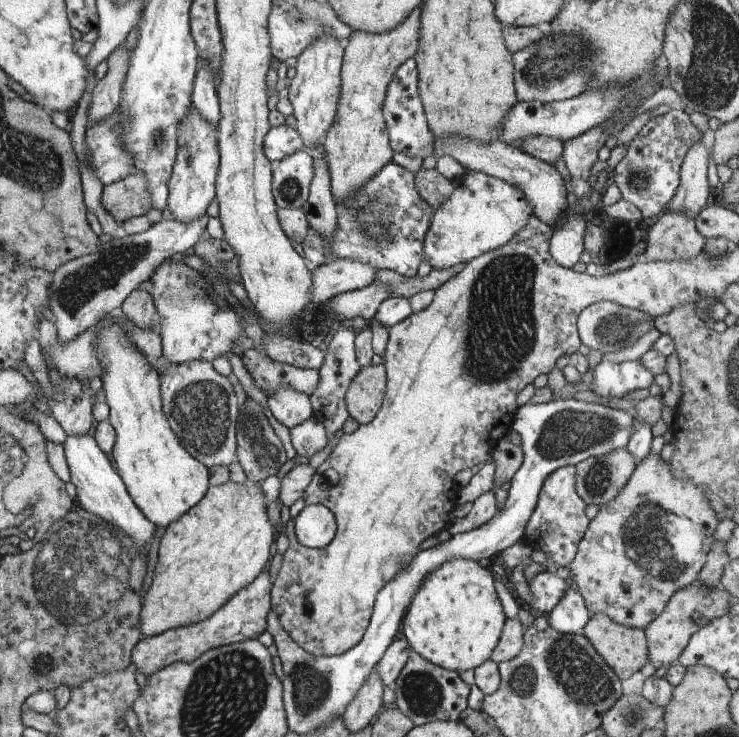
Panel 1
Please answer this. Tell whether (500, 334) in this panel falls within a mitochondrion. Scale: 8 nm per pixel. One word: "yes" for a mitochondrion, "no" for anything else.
yes

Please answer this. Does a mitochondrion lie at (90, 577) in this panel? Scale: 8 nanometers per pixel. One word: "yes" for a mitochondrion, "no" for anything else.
yes

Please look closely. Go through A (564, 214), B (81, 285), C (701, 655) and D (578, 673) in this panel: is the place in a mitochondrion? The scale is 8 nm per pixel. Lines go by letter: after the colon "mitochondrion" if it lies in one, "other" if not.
A: other
B: mitochondrion
C: other
D: mitochondrion

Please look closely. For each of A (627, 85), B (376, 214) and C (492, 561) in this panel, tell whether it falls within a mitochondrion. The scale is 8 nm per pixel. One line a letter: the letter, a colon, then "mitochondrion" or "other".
A: other
B: mitochondrion
C: other

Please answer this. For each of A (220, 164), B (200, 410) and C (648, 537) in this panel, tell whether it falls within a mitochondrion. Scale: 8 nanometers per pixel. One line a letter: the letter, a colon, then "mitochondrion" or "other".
A: other
B: mitochondrion
C: mitochondrion

